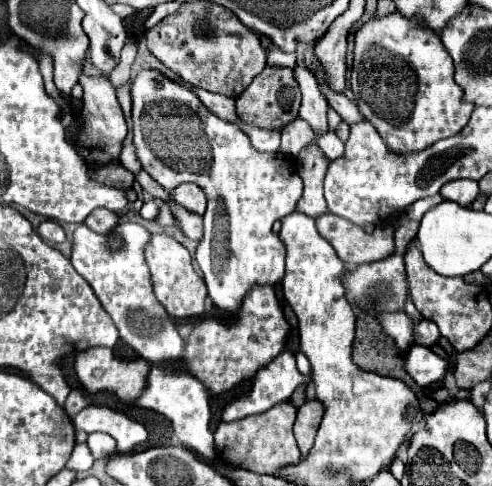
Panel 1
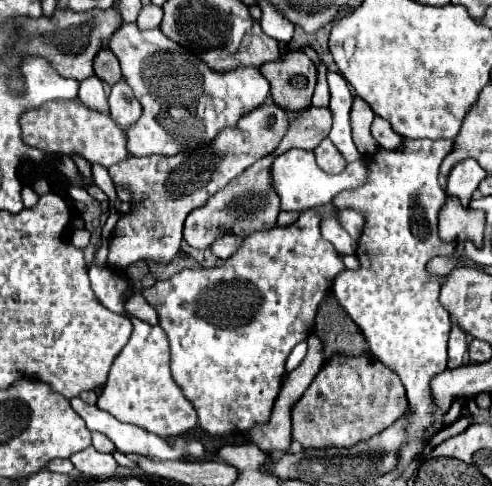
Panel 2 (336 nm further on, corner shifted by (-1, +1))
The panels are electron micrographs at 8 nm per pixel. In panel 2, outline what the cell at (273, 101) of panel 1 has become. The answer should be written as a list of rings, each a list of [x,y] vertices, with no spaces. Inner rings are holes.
[[[289,50],[285,56],[263,64],[261,74],[271,84],[271,98],[281,110],[301,112],[311,106],[317,72],[313,60],[301,50]]]

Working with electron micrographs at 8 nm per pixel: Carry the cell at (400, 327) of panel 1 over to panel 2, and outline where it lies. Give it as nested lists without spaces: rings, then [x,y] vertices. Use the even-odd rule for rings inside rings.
[[[403,138],[397,150],[379,148],[373,156],[363,156],[367,166],[367,182],[353,190],[343,190],[333,198],[333,206],[337,210],[351,208],[365,216],[365,228],[359,238],[357,258],[361,268],[359,270],[343,270],[333,280],[333,294],[345,308],[345,312],[353,318],[353,322],[363,330],[371,354],[381,360],[387,368],[391,368],[401,384],[405,386],[409,406],[413,410],[413,420],[407,428],[409,444],[405,444],[399,452],[399,460],[415,458],[425,442],[433,436],[433,430],[427,430],[433,422],[433,400],[429,392],[429,382],[435,374],[447,368],[447,338],[451,330],[449,314],[439,304],[439,280],[431,278],[425,270],[425,264],[435,256],[451,256],[455,248],[449,244],[441,244],[437,240],[437,212],[441,208],[443,190],[439,186],[439,166],[445,156],[453,150],[453,140],[411,140]]]

